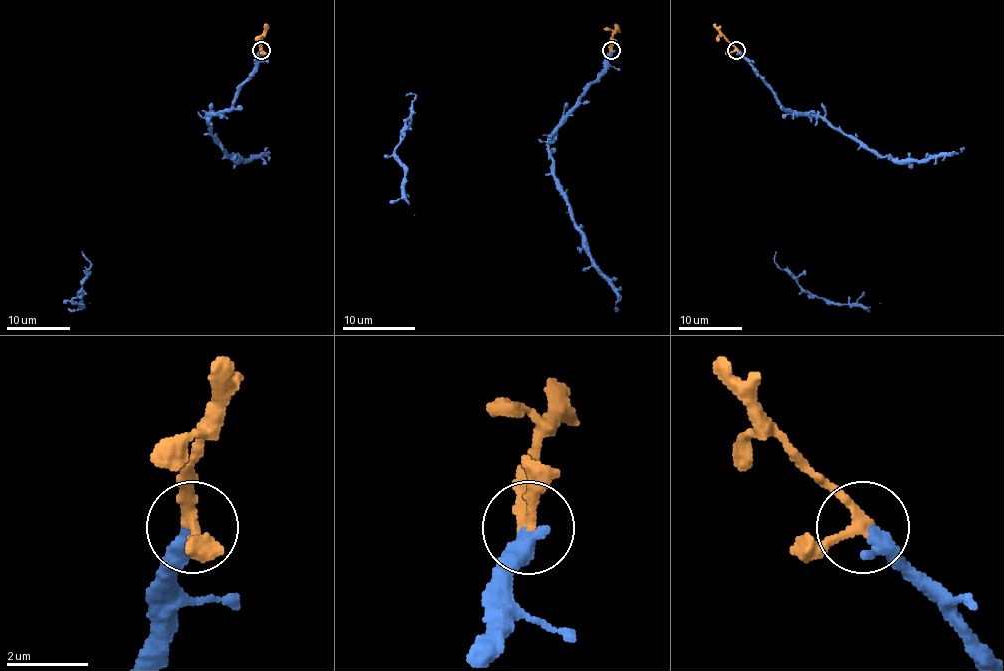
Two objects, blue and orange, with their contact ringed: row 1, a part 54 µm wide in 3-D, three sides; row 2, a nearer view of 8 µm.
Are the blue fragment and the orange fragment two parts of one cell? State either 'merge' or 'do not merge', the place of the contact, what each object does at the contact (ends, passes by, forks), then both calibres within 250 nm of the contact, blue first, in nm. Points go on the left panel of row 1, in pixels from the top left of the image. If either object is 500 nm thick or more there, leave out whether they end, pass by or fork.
merge; at (261, 50); blue ends there; orange passes by; 420 nm thick on the blue side, 240 nm on the other

